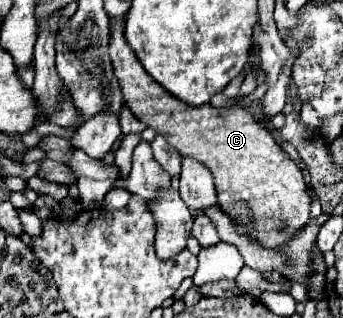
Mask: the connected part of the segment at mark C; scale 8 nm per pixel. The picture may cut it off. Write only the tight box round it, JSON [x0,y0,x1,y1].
[110,19,312,251]

